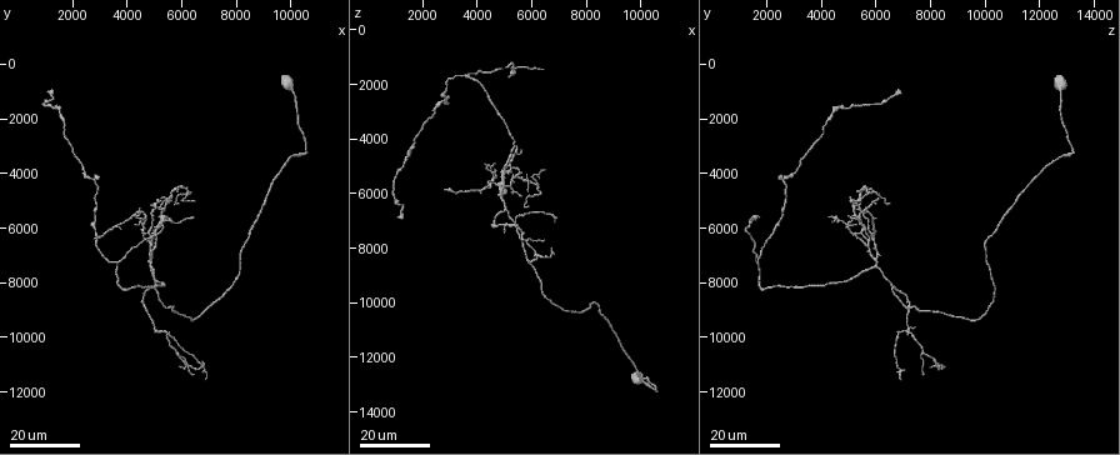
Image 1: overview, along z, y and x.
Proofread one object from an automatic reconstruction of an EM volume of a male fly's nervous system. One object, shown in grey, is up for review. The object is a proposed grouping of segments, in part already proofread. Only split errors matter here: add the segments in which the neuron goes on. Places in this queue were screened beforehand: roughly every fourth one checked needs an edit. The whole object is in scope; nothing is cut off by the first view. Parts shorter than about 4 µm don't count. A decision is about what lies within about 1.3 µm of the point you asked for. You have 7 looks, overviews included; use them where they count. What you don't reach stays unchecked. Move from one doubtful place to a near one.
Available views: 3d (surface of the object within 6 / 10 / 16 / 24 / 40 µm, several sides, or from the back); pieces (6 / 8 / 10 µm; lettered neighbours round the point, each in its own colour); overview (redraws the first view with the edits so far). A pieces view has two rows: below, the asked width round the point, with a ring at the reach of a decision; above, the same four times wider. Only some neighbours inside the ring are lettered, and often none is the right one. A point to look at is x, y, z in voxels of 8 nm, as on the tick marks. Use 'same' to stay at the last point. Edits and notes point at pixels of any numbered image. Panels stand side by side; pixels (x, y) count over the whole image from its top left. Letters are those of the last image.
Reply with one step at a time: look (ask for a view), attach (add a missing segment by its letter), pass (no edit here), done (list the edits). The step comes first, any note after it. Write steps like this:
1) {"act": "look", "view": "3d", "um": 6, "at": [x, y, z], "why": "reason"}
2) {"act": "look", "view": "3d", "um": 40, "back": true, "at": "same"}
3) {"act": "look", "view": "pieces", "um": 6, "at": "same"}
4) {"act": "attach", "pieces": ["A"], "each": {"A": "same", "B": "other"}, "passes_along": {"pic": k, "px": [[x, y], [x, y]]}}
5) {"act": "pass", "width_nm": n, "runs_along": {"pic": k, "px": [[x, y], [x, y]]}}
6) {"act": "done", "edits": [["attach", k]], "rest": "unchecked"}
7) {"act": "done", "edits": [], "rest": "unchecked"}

{"act": "look", "view": "3d", "um": 24, "at": [6500, 5700, 1500], "why": "branch stops here"}

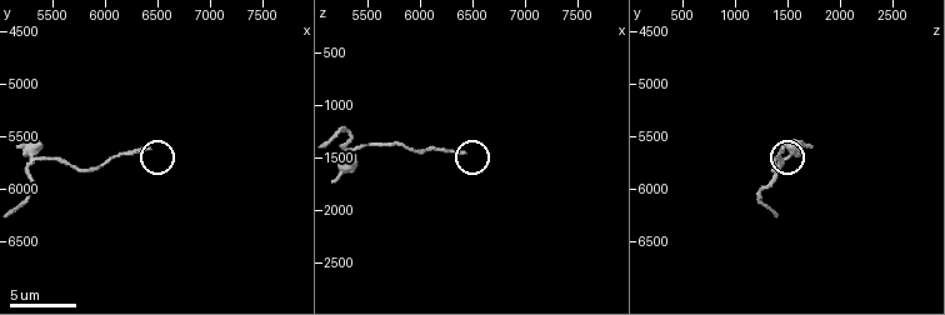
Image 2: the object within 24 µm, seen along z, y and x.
{"act": "look", "view": "pieces", "um": 6, "at": [6400, 5620, 1460]}

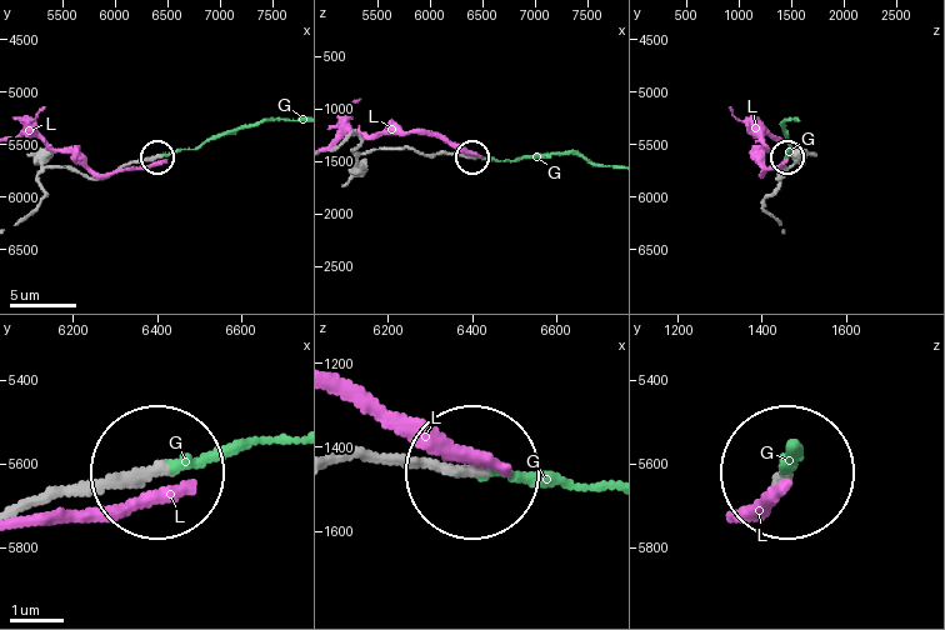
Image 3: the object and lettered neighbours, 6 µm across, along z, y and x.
{"act": "attach", "pieces": ["G"], "width_nm": 210, "each": {"G": "same", "L": "other"}, "found": "the neuron continues"}

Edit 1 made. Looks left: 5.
{"act": "look", "view": "overview", "why": "see it whole again"}

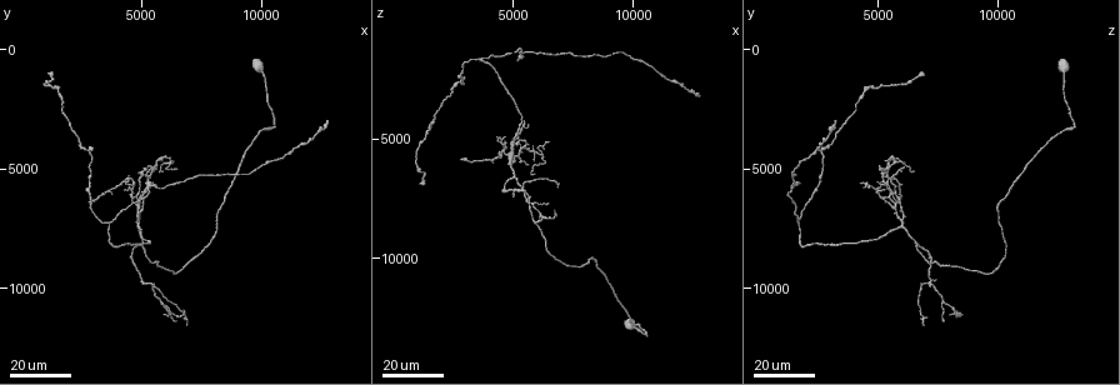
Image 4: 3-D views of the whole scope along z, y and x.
{"act": "look", "view": "3d", "um": 10, "at": [5160, 5600, 1740], "why": "an open end"}

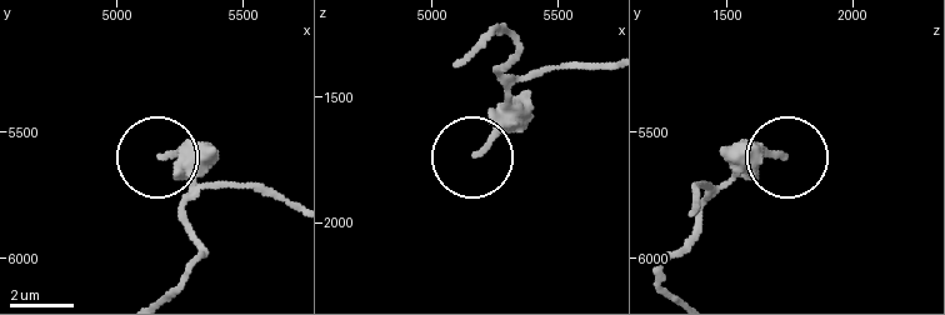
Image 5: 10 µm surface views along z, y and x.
{"act": "look", "view": "pieces", "um": 6, "at": [5180, 5600, 1720]}

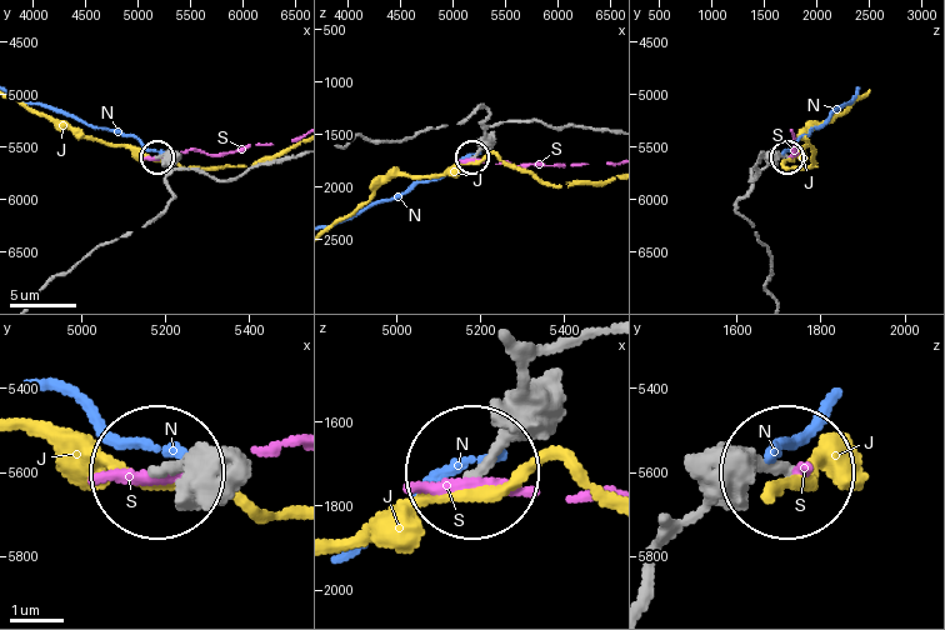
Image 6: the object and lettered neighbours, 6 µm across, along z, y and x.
{"act": "pass", "each": {"J": "other", "N": "other", "S": "other"}, "runs_along": {"pic": 6, "px": [[515, 348], [515, 415], [480, 464]]}, "found": "none of them fits"}

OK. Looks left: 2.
{"act": "look", "view": "3d", "um": 16, "at": [5400, 5600, 4200], "why": "tapers out"}

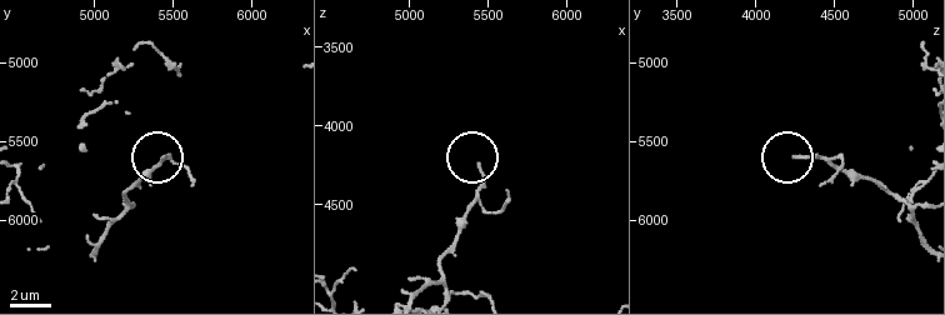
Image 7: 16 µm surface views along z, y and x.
{"act": "look", "view": "pieces", "um": 10, "at": [5440, 5620, 4260], "why": "what lies round it"}

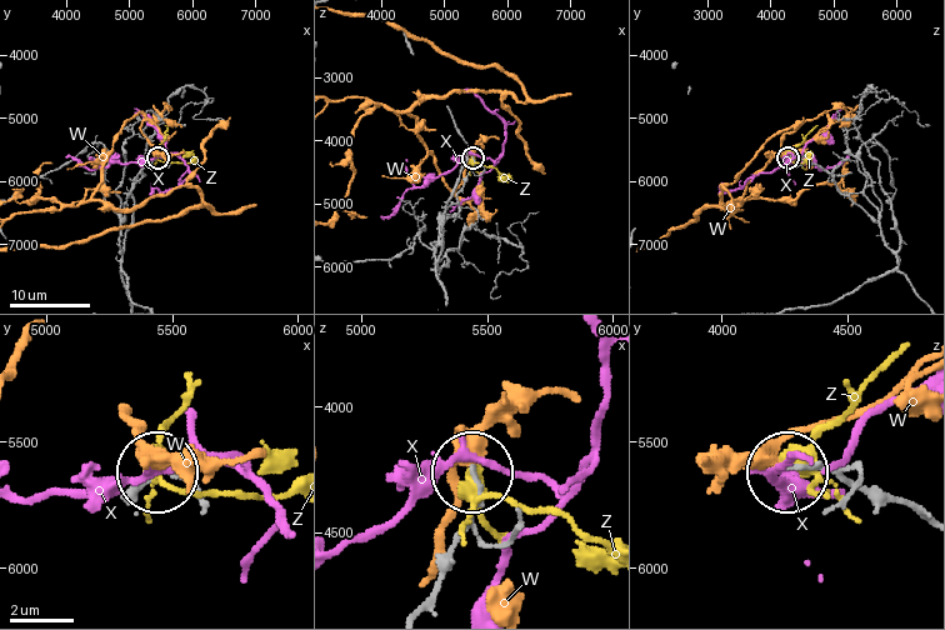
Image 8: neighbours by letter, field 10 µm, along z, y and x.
{"act": "pass", "each": {"W": "other", "X": "other", "Z": "other"}, "runs_along": {"pic": 8, "px": [[435, 258], [441, 216], [455, 203], [473, 159]]}, "found": "none of them fits"}

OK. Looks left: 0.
{"act": "done", "edits": [["attach", 3]], "rest": "unchecked"}

